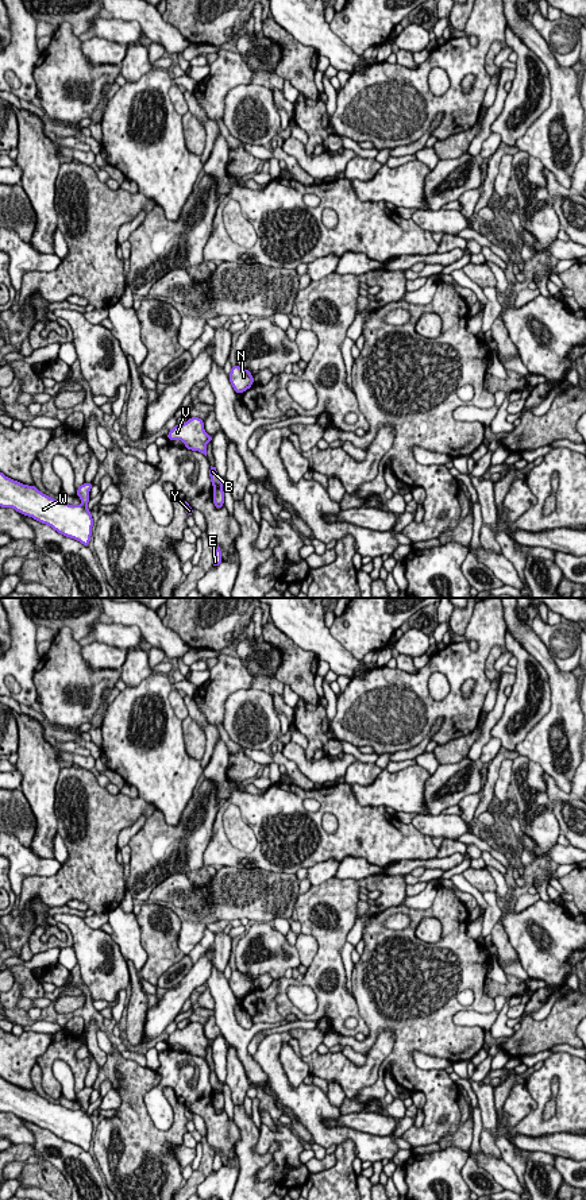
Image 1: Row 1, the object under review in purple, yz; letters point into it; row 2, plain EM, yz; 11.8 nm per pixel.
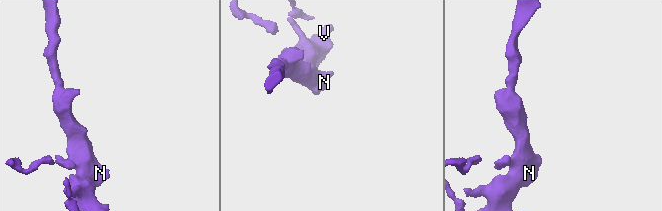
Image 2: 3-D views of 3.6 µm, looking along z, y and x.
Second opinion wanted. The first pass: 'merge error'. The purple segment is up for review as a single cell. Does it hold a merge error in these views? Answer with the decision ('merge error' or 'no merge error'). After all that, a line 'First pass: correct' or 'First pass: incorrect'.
merge error
First pass: correct

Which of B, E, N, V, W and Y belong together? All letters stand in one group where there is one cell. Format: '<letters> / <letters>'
B N V / E W Y

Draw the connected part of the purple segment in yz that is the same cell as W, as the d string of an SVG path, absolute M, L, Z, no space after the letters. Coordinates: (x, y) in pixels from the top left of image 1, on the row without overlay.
M0 1077L0 1111L12 1112L24 1120L51 1131L62 1141L74 1143L82 1150L89 1151L90 1141L93 1139L93 1123L86 1111L92 1091L92 1087L85 1087L77 1093L76 1099L82 1108L73 1111L43 1099L36 1091L23 1089Z

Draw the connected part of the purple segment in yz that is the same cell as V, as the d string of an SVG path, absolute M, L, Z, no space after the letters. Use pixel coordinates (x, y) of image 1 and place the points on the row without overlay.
M190 1022L185 1029L177 1029L169 1034L167 1045L181 1045L186 1054L198 1056L207 1061L207 1047L212 1047L212 1041L204 1034L204 1025Z

